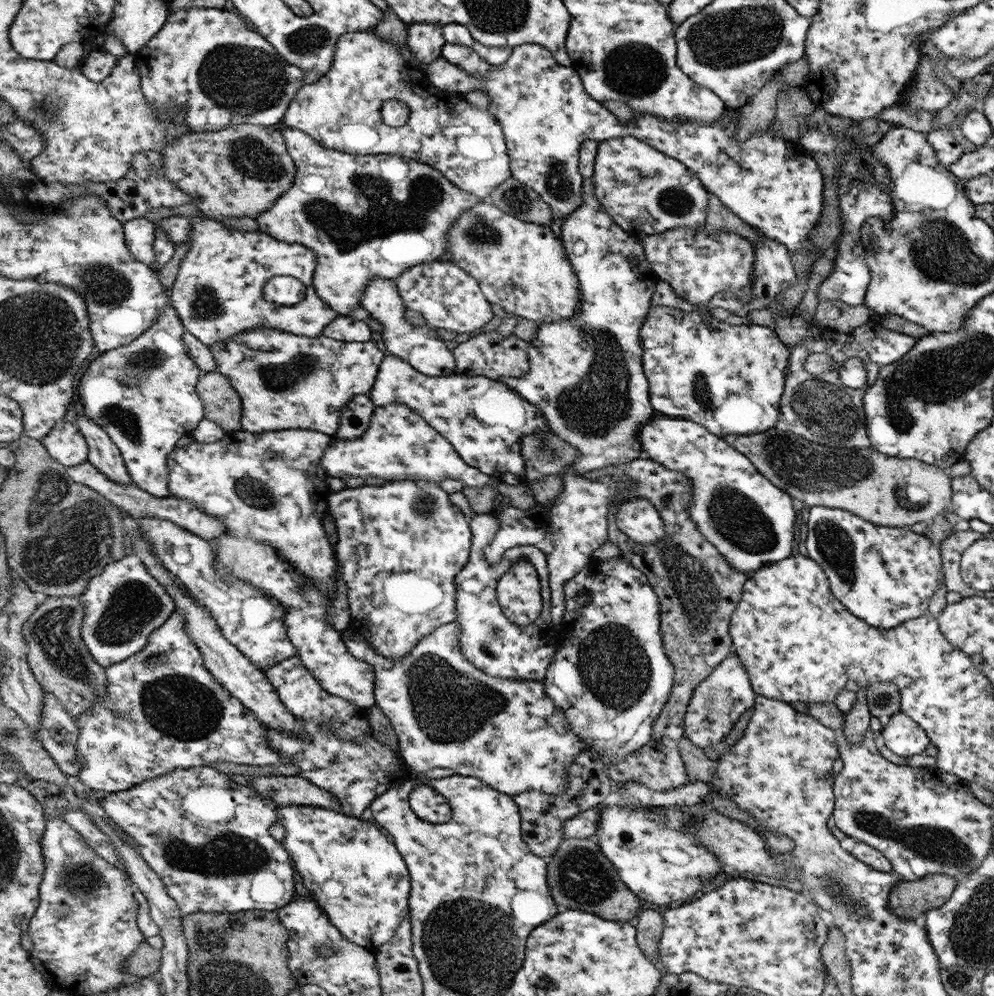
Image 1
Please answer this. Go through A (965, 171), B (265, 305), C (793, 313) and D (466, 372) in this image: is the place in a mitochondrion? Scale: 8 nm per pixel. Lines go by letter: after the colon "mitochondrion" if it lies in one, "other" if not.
A: other
B: other
C: other
D: other

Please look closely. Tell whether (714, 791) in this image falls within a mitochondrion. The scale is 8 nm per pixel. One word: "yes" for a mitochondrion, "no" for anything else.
no

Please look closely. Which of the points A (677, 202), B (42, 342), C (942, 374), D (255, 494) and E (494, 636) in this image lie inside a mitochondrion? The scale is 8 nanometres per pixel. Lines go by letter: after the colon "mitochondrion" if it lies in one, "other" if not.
A: mitochondrion
B: mitochondrion
C: mitochondrion
D: mitochondrion
E: mitochondrion

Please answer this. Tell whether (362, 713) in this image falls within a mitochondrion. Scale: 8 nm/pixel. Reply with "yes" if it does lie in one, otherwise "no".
no

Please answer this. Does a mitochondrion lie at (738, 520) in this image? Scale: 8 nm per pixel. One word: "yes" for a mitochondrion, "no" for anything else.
yes

